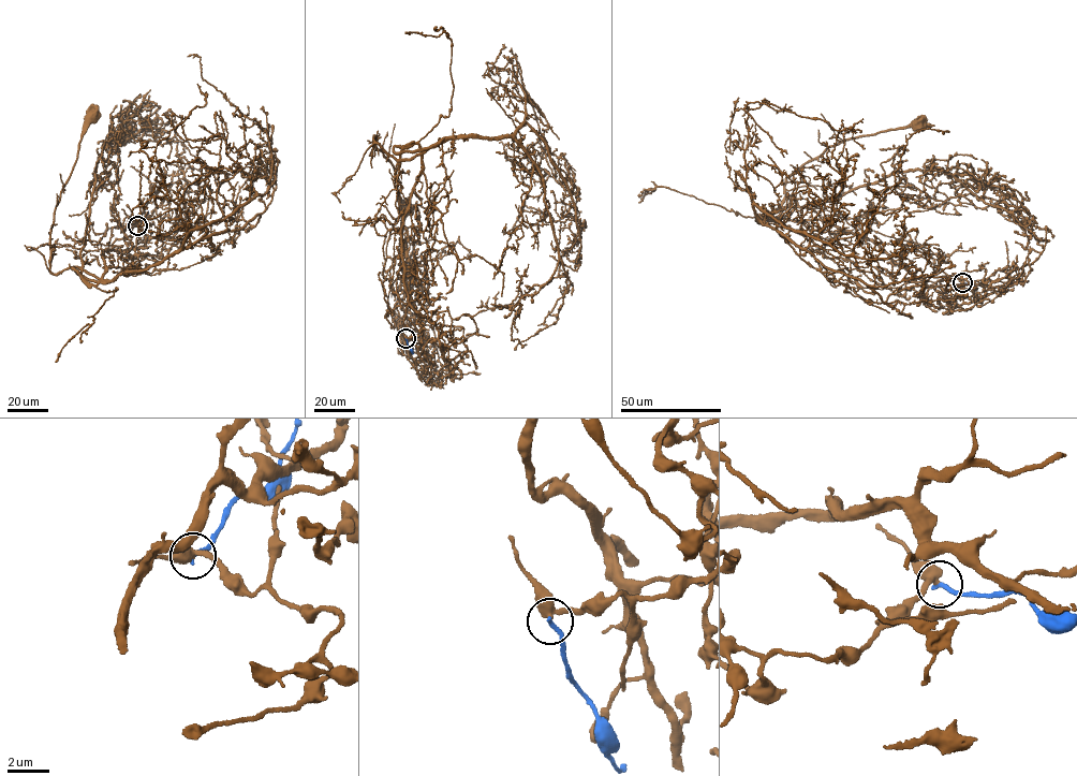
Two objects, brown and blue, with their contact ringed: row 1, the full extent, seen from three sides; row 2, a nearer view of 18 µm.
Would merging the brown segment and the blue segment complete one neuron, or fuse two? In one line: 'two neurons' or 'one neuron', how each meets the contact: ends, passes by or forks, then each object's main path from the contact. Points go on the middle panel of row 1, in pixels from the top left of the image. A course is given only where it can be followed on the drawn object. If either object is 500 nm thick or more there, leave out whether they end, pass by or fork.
two neurons; brown passes by; blue ends there; brown runs (406, 338), (422, 333), (401, 234), (422, 156), (396, 159), (374, 135), (406, 210); blue runs (406, 338), (413, 353)

